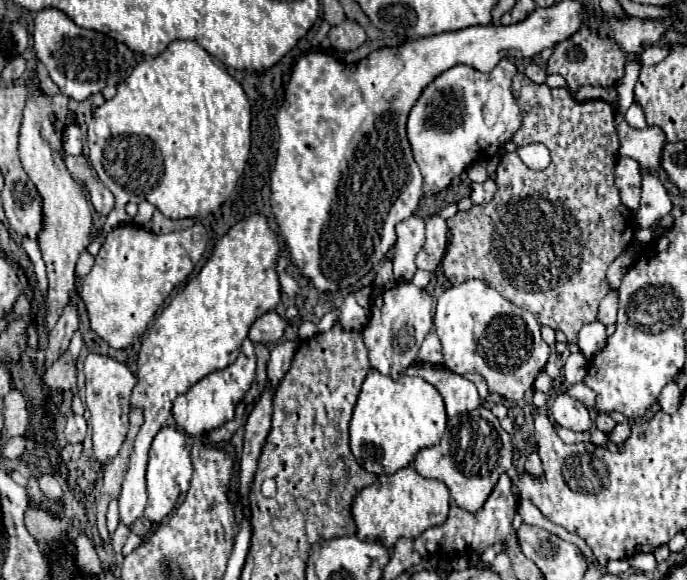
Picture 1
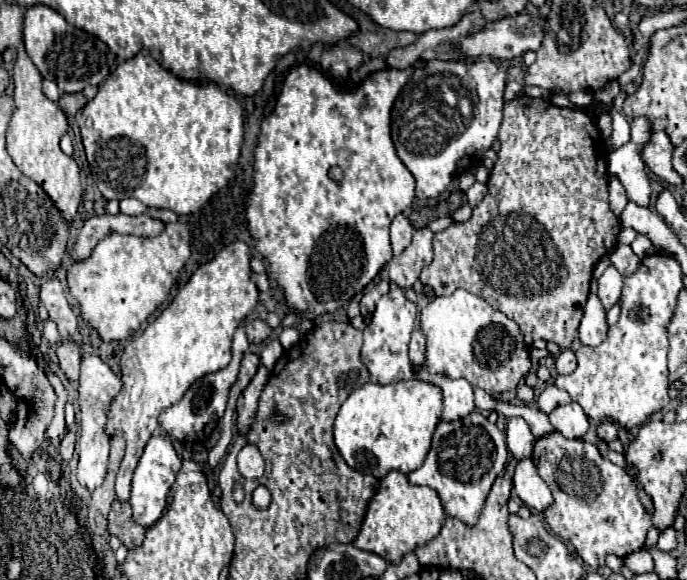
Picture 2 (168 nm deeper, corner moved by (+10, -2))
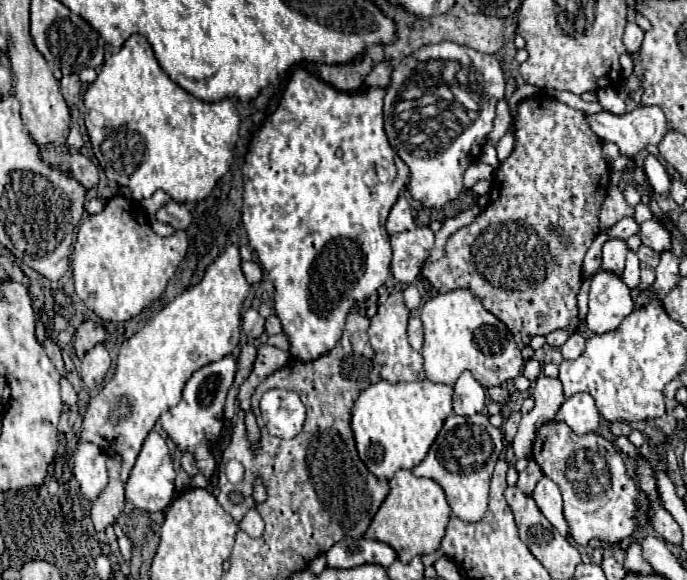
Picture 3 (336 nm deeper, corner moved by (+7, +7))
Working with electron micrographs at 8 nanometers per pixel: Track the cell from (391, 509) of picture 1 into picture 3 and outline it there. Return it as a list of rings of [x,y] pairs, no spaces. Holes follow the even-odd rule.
[[[399,470],[389,480],[389,488],[391,492],[387,494],[375,518],[371,520],[365,538],[389,544],[397,552],[397,558],[401,562],[409,562],[413,556],[435,552],[441,544],[445,526],[451,516],[451,508],[445,500],[443,488],[429,478],[413,476],[411,470]]]

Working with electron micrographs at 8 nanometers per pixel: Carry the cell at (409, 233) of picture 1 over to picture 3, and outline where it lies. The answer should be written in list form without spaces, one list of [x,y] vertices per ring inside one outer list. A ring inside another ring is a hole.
[[[401,194],[397,204],[391,208],[389,220],[387,220],[387,232],[389,234],[397,234],[397,232],[407,232],[415,228],[415,218],[413,218],[413,210],[409,206],[409,202],[405,200],[405,196]]]

